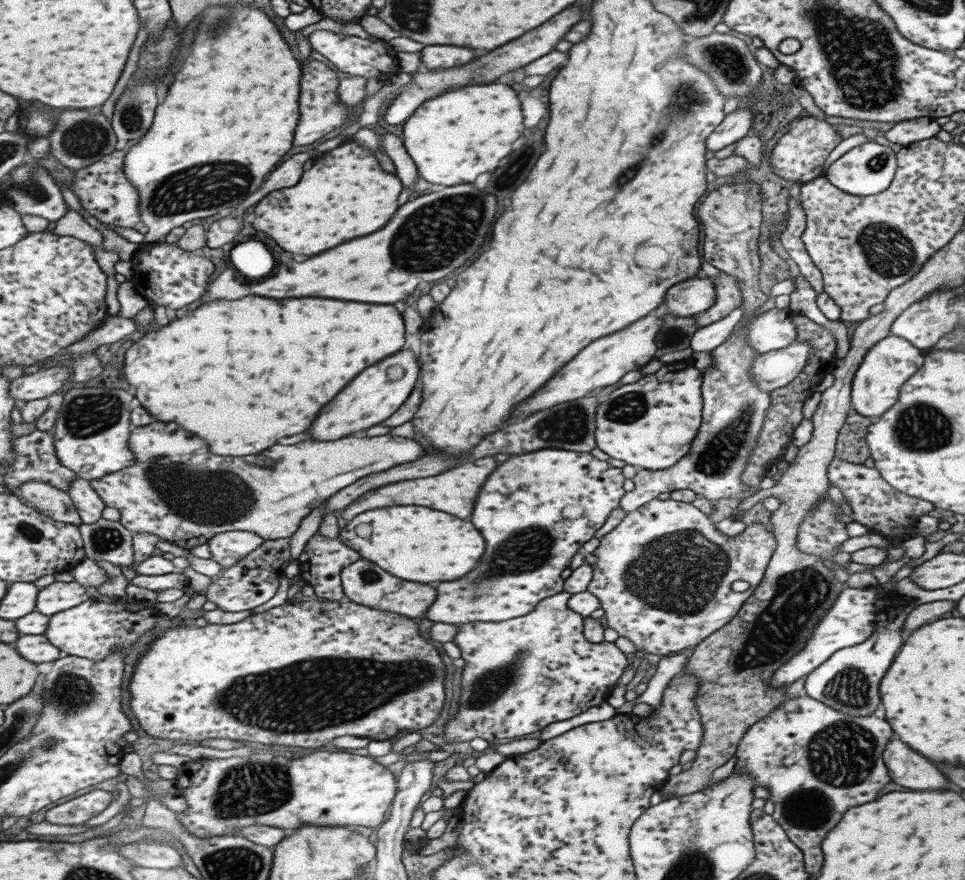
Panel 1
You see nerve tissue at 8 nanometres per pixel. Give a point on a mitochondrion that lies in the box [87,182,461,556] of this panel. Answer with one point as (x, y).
(221, 499)

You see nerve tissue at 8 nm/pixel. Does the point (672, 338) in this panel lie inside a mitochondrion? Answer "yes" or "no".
no

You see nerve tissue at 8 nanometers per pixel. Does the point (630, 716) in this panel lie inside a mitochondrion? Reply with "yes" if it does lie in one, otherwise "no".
no

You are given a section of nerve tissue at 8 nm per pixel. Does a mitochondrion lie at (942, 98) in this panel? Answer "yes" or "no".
no

